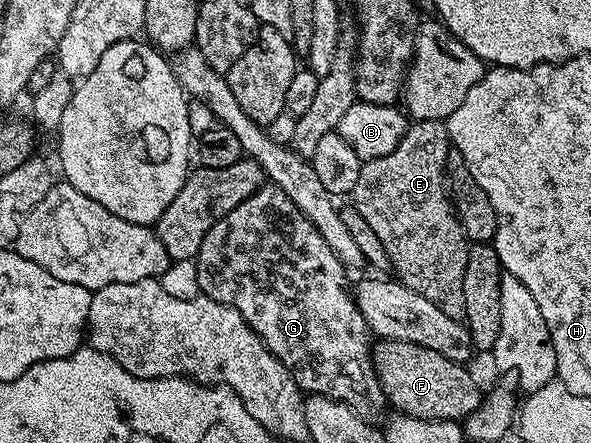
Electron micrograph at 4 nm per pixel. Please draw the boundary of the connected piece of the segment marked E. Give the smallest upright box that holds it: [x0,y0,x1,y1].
[350,119,470,320]

